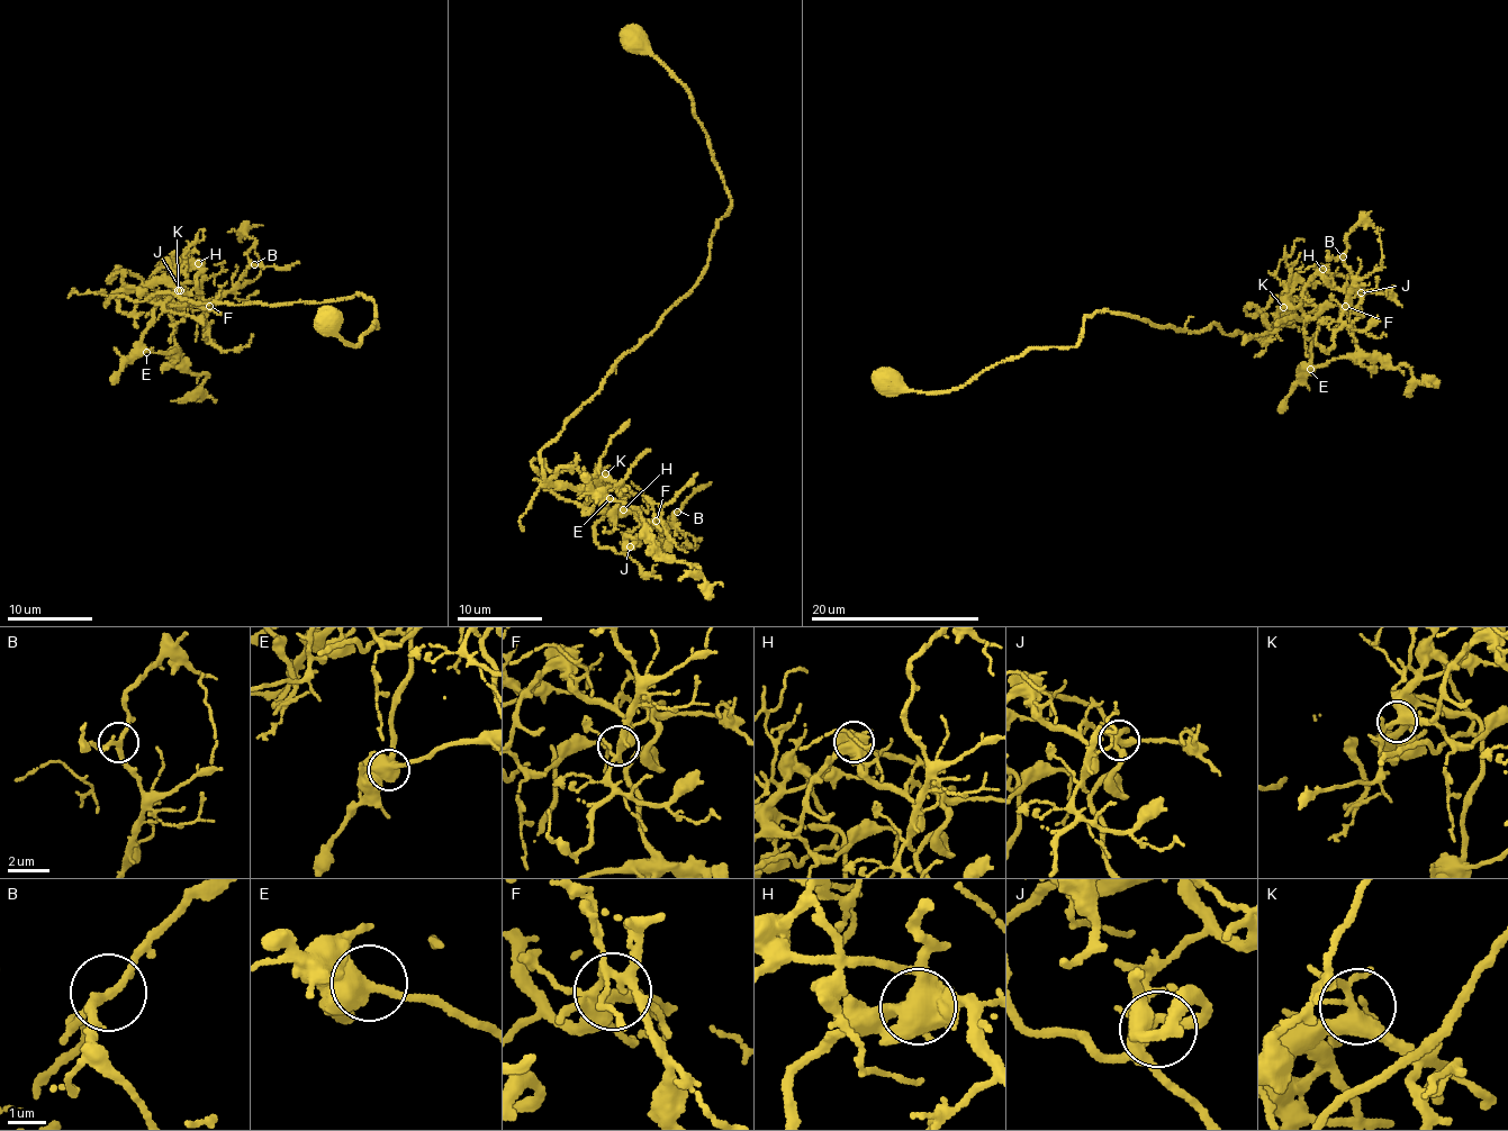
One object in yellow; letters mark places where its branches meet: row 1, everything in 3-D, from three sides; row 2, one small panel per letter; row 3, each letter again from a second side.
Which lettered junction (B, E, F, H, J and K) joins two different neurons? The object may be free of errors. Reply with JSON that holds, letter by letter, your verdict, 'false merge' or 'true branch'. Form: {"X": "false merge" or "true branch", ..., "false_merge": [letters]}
{"B": "true branch", "E": "true branch", "F": "true branch", "H": "false merge", "J": "true branch", "K": "true branch", "false_merge": ["H"]}

